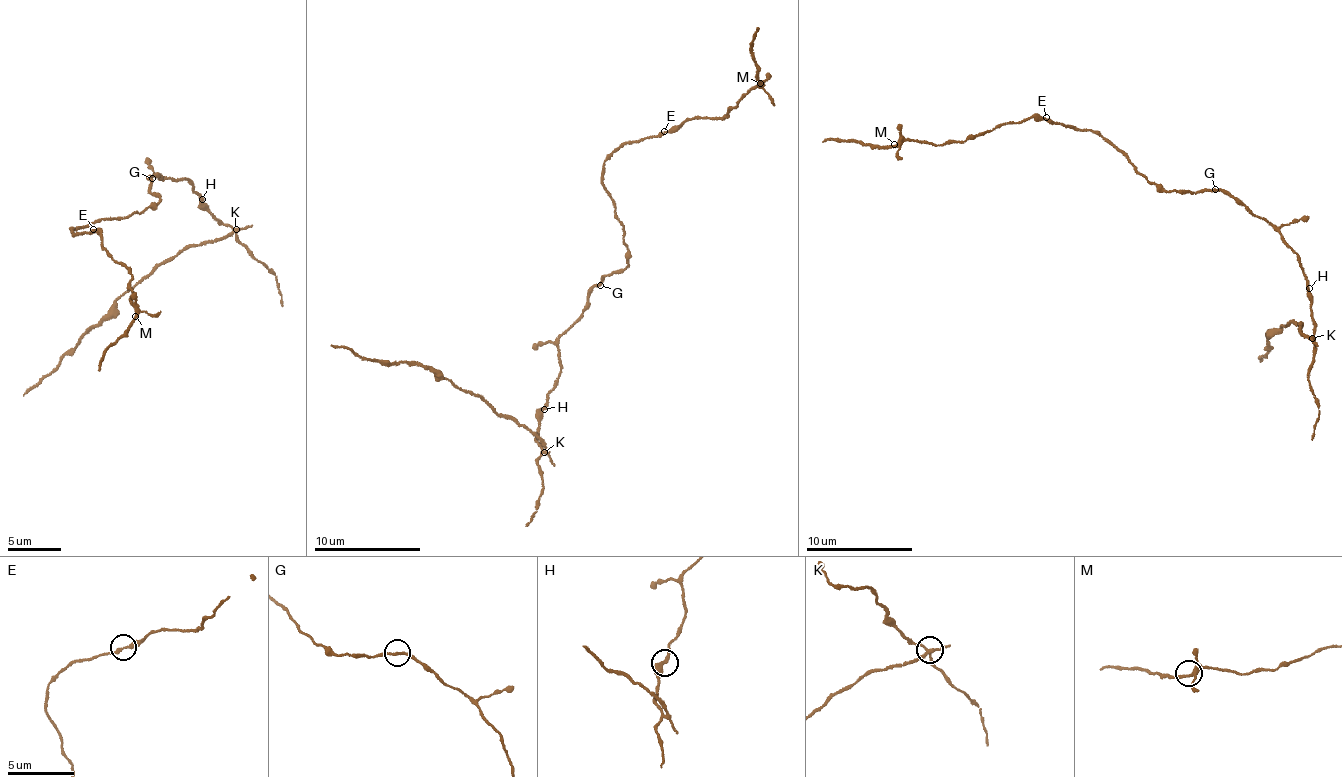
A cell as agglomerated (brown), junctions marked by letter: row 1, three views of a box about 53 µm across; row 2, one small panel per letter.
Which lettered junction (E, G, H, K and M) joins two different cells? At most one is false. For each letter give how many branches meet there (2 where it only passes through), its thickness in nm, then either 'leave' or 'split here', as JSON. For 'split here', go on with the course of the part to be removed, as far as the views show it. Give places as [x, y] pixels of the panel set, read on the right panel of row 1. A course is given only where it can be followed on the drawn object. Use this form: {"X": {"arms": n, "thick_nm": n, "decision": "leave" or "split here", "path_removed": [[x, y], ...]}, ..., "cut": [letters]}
{"E": {"arms": 2, "thick_nm": 240, "decision": "leave"}, "G": {"arms": 2, "thick_nm": 190, "decision": "leave"}, "H": {"arms": 2, "thick_nm": 260, "decision": "leave"}, "K": {"arms": 4, "thick_nm": 200, "decision": "split here", "path_removed": [[1312, 337], [1302, 332], [1302, 323], [1281, 326], [1271, 332], [1267, 339], [1270, 348], [1260, 361]]}, "M": {"arms": 4, "thick_nm": 240, "decision": "leave"}, "cut": ["K"]}

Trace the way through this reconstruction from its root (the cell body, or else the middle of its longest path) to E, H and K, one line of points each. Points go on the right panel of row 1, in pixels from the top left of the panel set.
E: (1212, 191), (1178, 193), (1155, 186), (1099, 135), (1090, 130), (1065, 128), (1046, 117)
H: (1212, 191), (1230, 194), (1249, 213), (1281, 231), (1287, 245), (1298, 256), (1299, 267), (1309, 288)
K: (1212, 191), (1230, 194), (1249, 213), (1270, 223), (1298, 256), (1306, 282), (1312, 337)

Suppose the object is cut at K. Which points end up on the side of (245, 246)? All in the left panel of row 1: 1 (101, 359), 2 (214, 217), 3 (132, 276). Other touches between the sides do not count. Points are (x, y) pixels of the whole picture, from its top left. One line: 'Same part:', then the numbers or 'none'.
Same part: 1, 2, 3

